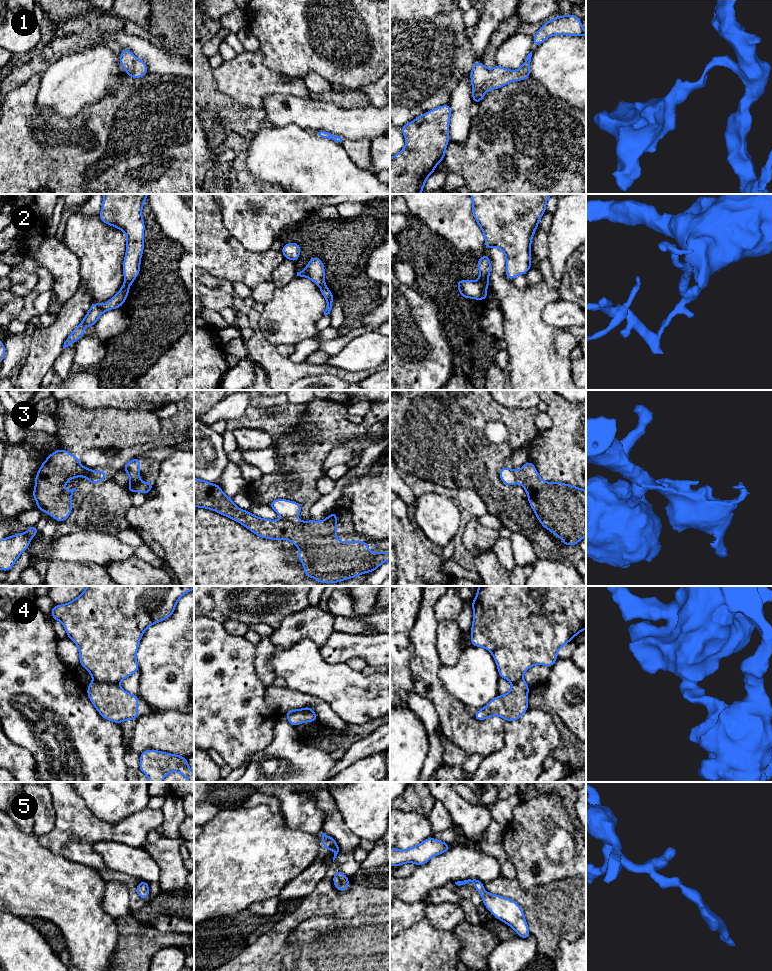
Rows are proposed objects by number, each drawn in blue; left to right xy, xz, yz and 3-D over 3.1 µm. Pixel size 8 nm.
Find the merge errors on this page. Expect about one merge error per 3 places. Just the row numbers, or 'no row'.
2, 3, 4

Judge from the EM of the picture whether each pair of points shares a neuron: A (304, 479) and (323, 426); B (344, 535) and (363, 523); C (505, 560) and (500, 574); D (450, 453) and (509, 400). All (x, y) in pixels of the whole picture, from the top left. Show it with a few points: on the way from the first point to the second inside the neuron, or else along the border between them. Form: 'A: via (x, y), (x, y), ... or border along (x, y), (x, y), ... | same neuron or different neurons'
A: via (304, 466), (304, 450), (313, 439) | same neuron
B: border along (348, 508), (353, 527), (359, 533), (375, 540) | different neurons
C: border along (493, 550), (502, 565), (508, 570), (514, 569) | different neurons
D: border along (494, 400), (509, 408), (526, 409) | different neurons

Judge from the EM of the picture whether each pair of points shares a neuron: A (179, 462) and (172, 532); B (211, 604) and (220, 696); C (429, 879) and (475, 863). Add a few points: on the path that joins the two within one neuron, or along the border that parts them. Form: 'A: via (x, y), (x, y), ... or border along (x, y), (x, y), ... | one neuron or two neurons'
A: via (179, 479), (179, 515) | one neuron
B: border along (204, 616), (216, 619), (222, 623) | two neurons
C: via (440, 870), (464, 863) | one neuron

